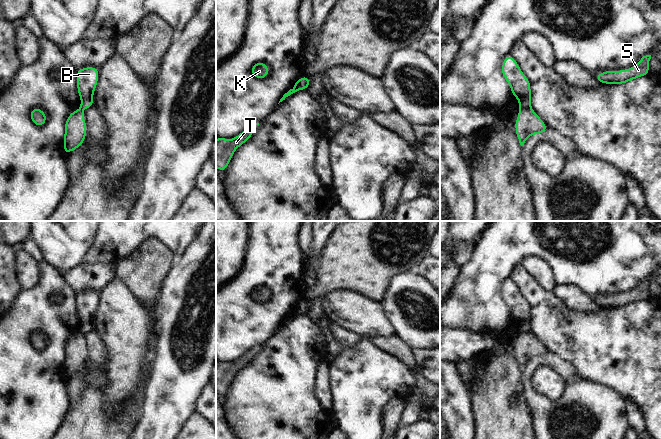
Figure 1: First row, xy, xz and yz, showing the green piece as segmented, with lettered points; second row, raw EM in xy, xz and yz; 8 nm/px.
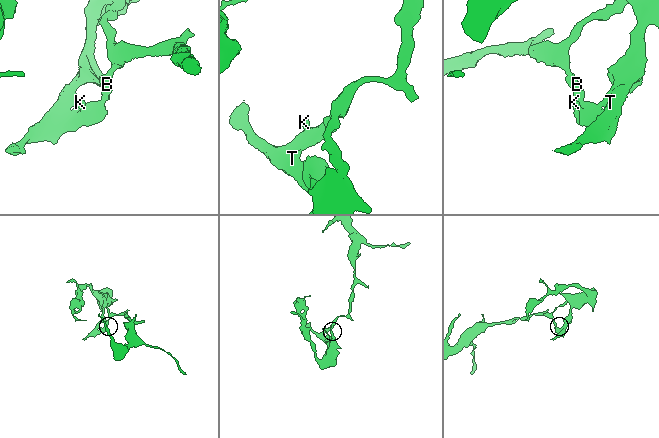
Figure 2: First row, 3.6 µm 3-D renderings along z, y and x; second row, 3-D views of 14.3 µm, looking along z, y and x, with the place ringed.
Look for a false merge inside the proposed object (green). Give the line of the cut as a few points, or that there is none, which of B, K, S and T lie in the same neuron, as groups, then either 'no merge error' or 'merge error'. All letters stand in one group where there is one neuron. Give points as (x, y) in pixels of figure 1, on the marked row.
cut yz (530, 106), (519, 109); groups B / K S T; merge error

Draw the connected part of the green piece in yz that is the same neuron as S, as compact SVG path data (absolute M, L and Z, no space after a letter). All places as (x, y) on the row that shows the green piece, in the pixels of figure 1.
M651 55L643 56L639 63L635 64L633 67L625 70L614 71L608 70L602 73L598 73L595 78L601 84L623 84L627 83L633 79L646 76L649 72L649 61Z

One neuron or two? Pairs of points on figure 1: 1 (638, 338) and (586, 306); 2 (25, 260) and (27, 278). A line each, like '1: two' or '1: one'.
1: two
2: one

